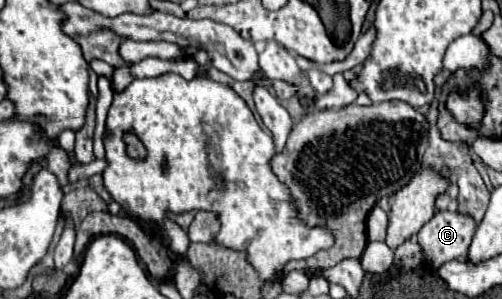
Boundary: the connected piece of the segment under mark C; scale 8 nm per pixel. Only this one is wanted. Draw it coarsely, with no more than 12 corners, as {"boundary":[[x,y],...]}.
{"boundary":[[437,212],[417,234],[433,268],[467,258],[475,220]]}

